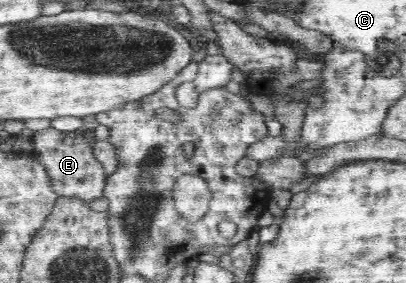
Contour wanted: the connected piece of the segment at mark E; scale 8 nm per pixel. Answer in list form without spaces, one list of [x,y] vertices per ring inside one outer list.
[[[48,127],[35,132],[31,140],[34,145],[33,156],[37,157],[47,170],[53,190],[60,197],[80,198],[87,203],[103,197],[108,176],[93,155],[93,140],[90,134],[83,134],[81,129],[74,132],[61,132]]]

